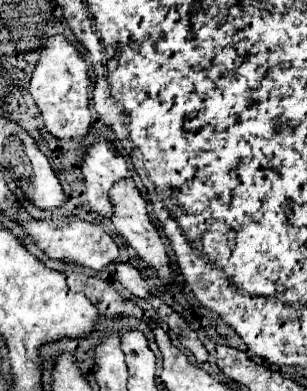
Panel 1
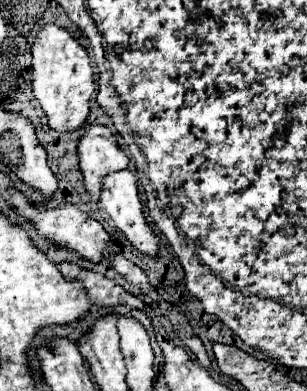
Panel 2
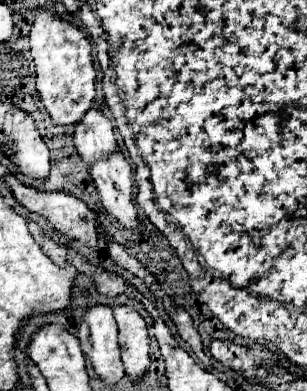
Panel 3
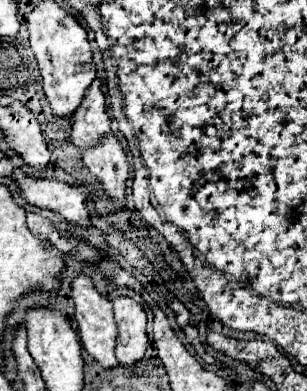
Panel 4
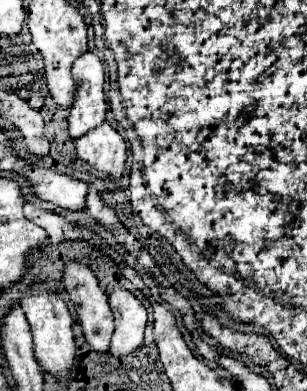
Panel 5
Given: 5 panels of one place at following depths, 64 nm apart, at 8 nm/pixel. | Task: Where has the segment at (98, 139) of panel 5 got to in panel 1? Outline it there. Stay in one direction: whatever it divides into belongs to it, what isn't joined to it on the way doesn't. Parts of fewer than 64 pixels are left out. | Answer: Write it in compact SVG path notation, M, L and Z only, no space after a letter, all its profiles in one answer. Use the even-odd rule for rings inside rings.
M126 176L124 180L120 178L118 182L114 182L112 192L110 192L110 200L112 200L112 224L118 230L118 234L138 252L138 256L142 260L146 260L146 264L150 264L152 268L156 268L160 280L164 284L172 282L172 274L170 274L170 266L168 266L168 254L166 254L166 246L164 240L160 236L160 232L156 230L154 222L148 218L146 212L146 200L140 194L140 190L136 188L136 182L132 176Z

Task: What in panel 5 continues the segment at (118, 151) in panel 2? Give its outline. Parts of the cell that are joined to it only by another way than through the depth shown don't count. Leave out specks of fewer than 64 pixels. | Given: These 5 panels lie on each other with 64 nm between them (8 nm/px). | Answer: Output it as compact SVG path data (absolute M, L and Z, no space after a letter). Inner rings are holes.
M94 52L80 54L72 64L72 78L78 84L74 90L74 102L70 108L68 124L70 136L82 136L88 128L106 120L104 98L104 66Z

